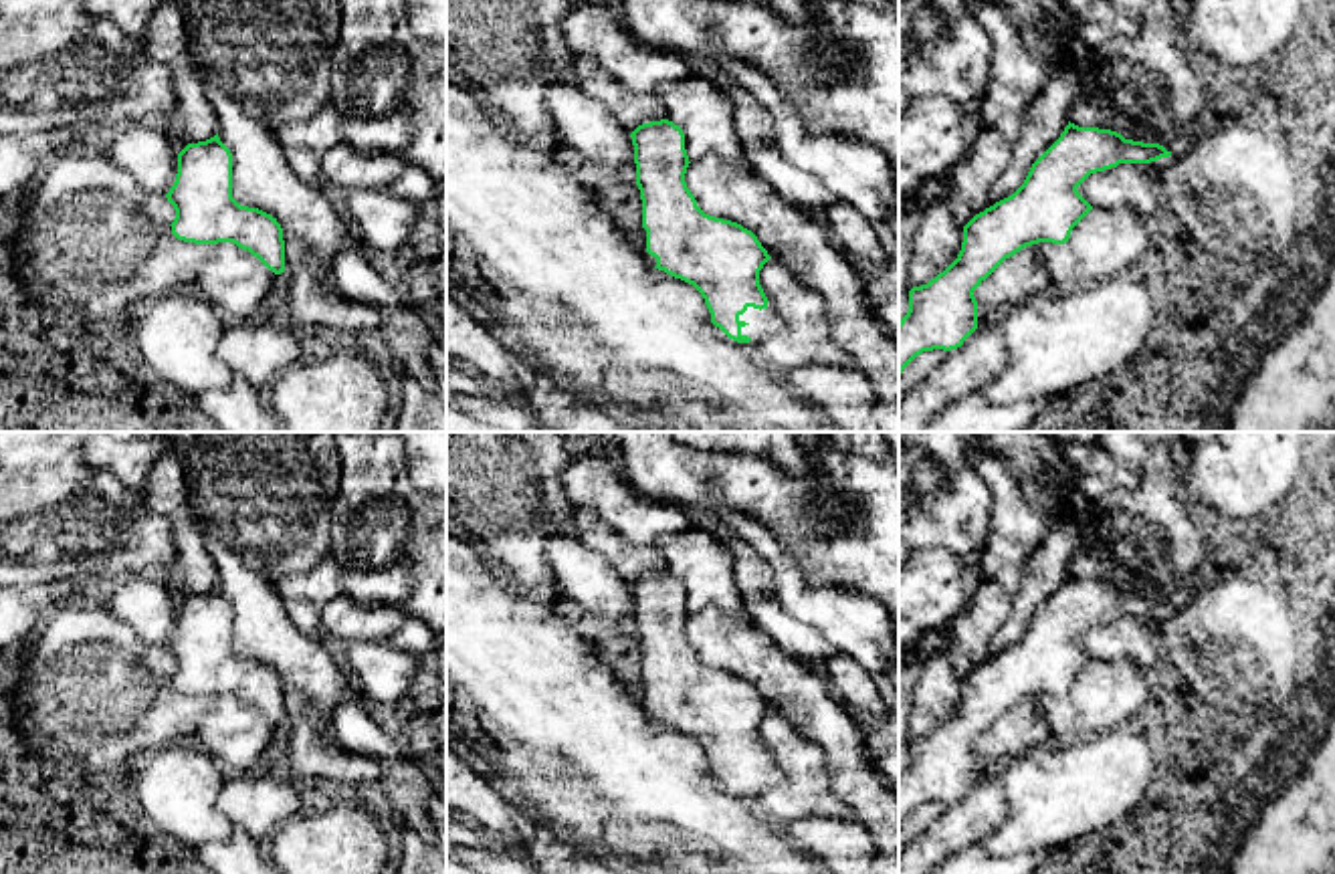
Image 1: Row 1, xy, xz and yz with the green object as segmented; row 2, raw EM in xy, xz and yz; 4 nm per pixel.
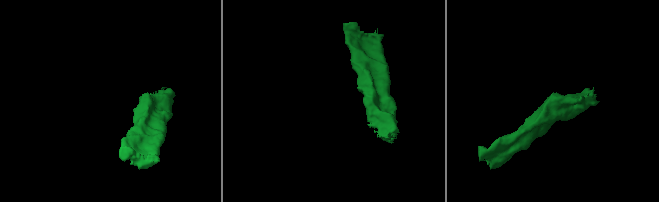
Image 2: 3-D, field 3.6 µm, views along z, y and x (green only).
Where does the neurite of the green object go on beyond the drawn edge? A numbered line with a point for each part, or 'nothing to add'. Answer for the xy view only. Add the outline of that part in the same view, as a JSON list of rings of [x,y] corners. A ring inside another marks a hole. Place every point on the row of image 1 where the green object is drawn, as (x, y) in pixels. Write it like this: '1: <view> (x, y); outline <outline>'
nothing to add

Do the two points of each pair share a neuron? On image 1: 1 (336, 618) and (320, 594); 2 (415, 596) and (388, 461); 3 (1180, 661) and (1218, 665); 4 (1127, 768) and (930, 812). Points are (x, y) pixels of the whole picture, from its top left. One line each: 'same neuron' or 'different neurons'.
1: different neurons
2: same neuron
3: same neuron
4: different neurons

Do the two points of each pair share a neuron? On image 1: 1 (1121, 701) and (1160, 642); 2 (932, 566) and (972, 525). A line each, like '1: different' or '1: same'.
1: different
2: different

